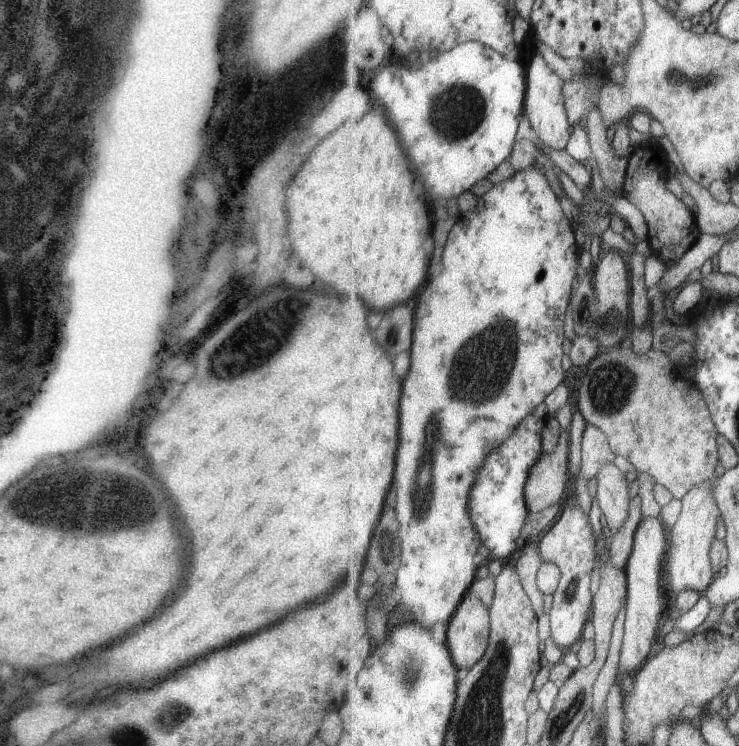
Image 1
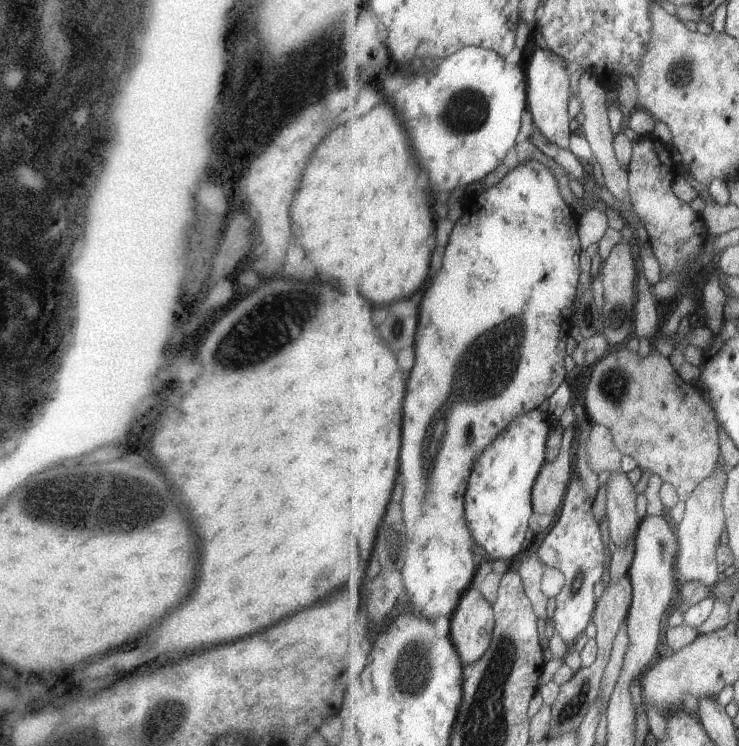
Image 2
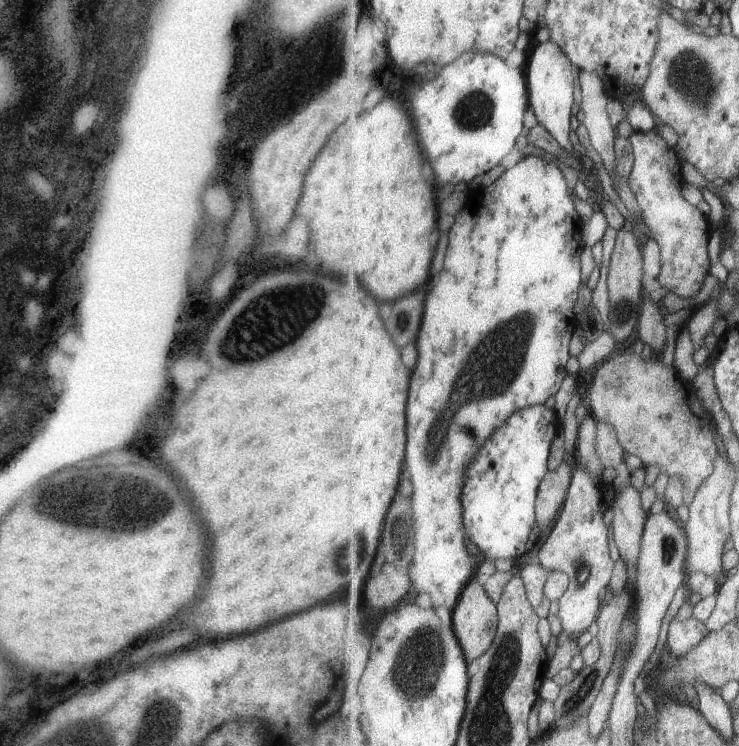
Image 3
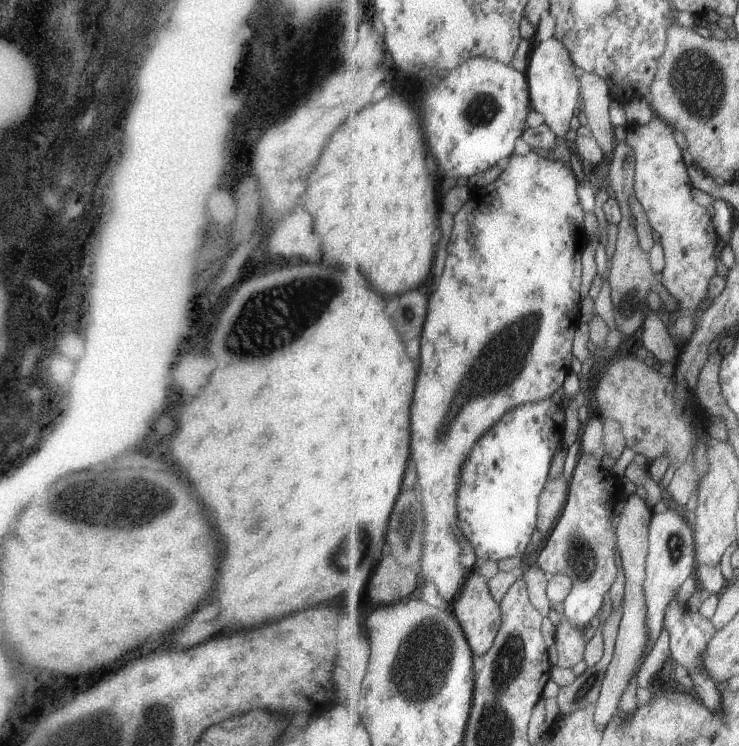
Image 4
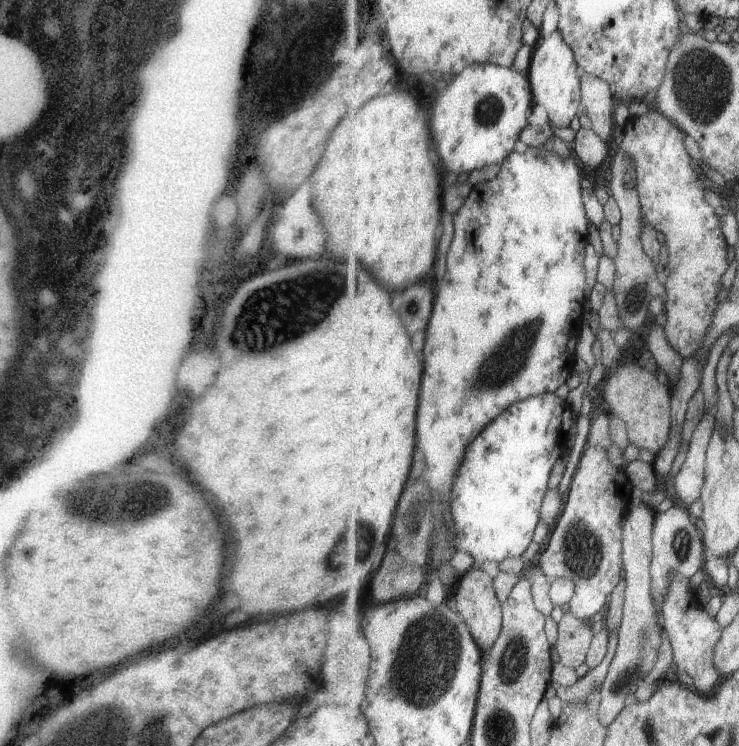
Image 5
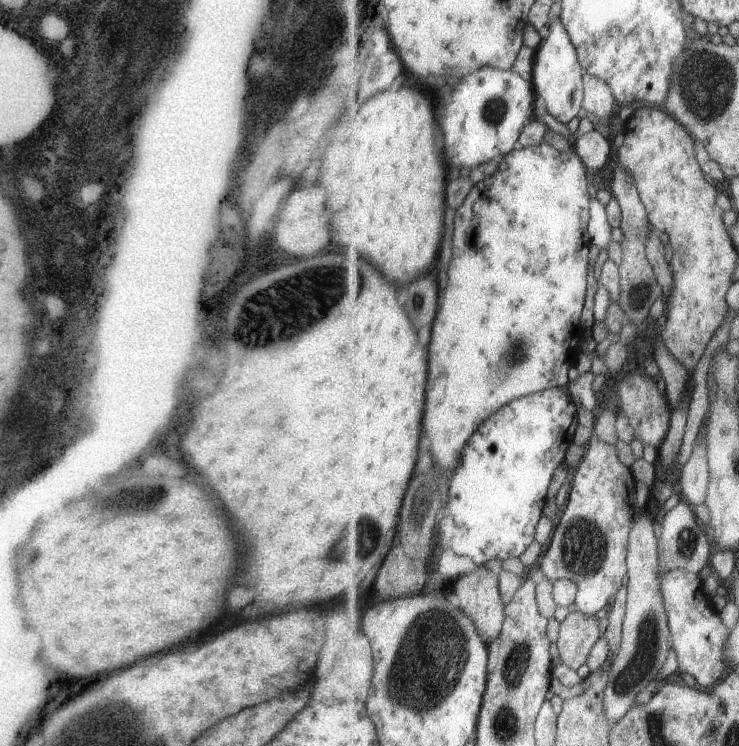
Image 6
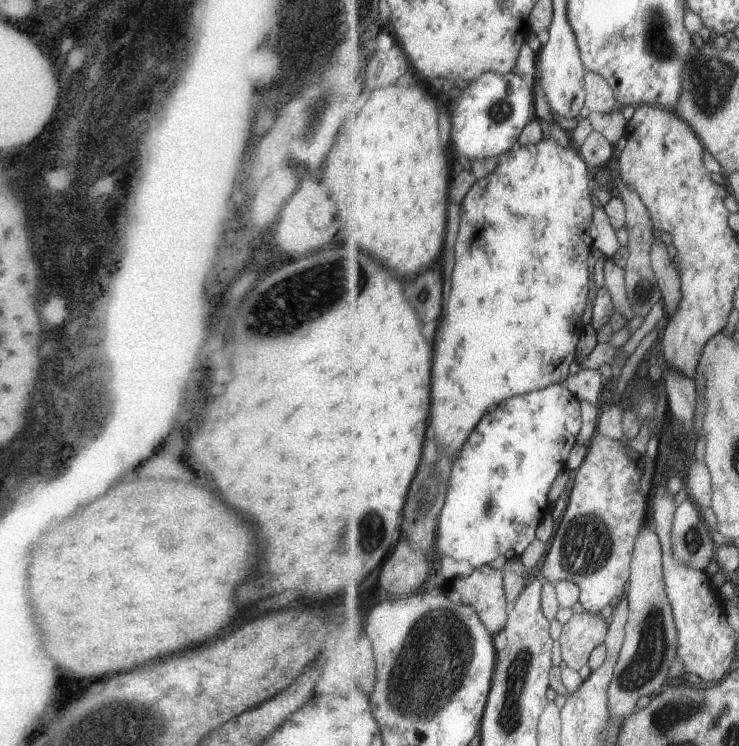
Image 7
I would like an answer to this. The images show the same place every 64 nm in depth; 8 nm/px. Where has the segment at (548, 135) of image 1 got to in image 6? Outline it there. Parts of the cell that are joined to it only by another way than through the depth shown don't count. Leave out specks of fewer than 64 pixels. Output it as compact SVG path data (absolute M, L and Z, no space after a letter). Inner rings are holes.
M559 18L549 28L549 36L534 51L532 85L537 97L542 97L550 115L567 125L581 112L584 104L585 70L580 64L576 47L571 43L566 27Z

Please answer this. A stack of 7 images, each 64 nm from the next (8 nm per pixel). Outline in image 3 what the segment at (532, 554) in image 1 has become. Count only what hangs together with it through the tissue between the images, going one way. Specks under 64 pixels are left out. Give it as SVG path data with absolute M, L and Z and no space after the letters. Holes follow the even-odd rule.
M529 558L520 572L526 584L529 600L531 604L534 604L540 618L549 616L551 600L545 594L545 585L547 584L550 570L548 567L544 567L539 560Z

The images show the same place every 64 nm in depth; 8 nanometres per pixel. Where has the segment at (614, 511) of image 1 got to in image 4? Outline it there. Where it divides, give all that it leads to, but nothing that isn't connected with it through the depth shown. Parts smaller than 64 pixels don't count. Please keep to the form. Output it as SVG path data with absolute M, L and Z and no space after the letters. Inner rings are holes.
M632 493L623 497L623 509L617 516L618 544L622 567L626 574L626 595L624 598L624 614L616 642L616 652L609 665L600 697L597 699L595 711L595 724L605 730L607 725L618 714L619 702L623 700L623 694L631 686L631 680L635 680L640 665L644 662L647 652L650 651L651 630L647 628L647 556L650 547L650 526L653 518L651 505L646 503L639 494Z

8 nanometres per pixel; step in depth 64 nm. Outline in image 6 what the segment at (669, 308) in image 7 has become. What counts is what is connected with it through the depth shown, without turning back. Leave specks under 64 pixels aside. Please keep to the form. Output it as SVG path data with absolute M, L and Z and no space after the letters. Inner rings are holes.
M652 229L646 242L646 254L664 289L664 300L669 300L673 292L674 274L670 268L670 248L663 244L659 232Z

